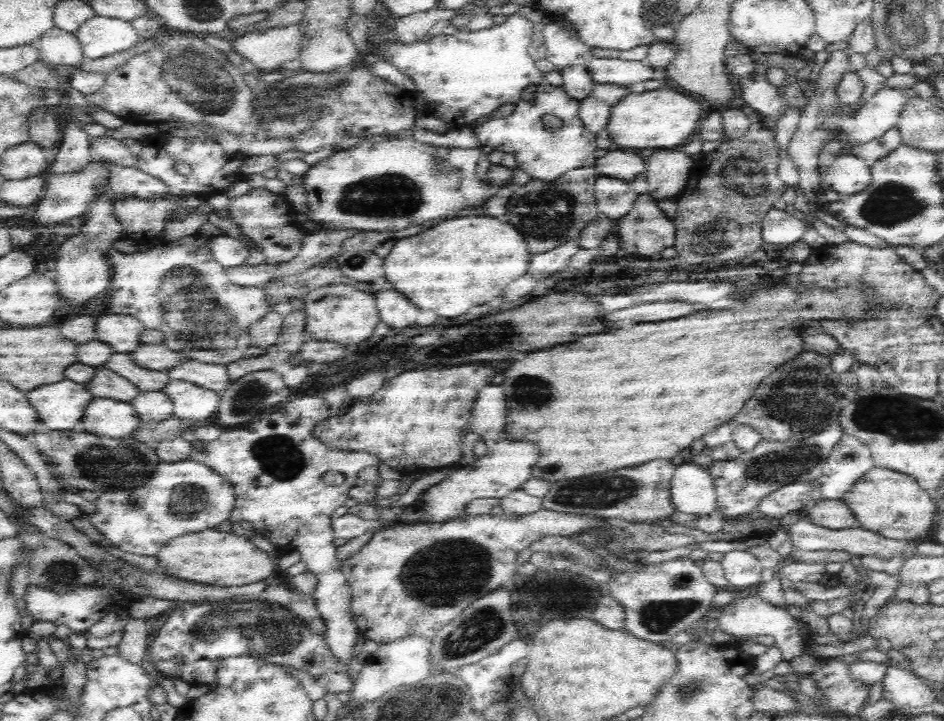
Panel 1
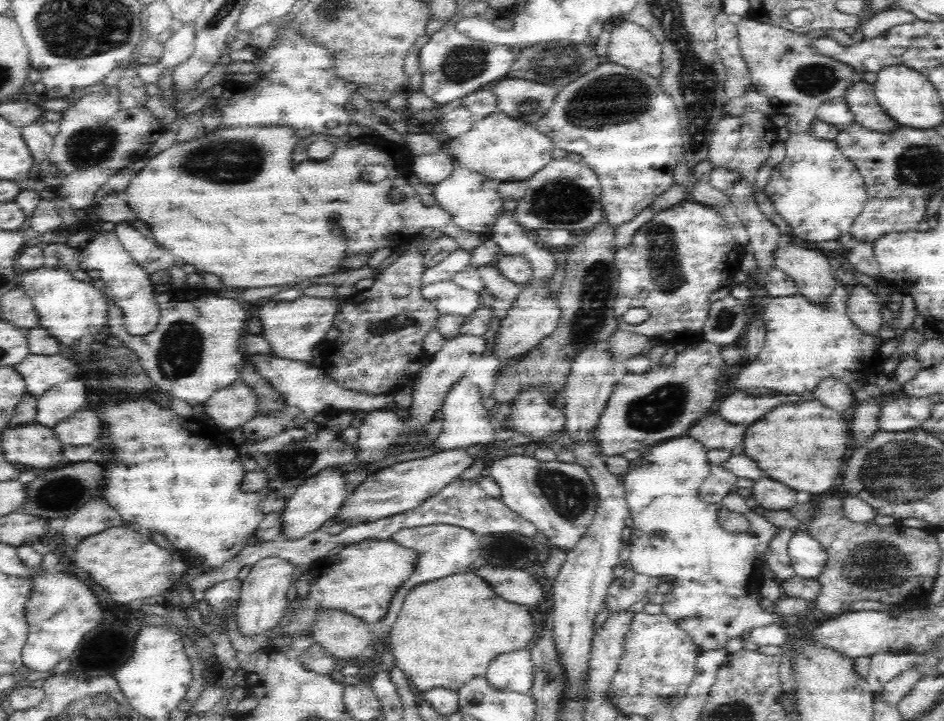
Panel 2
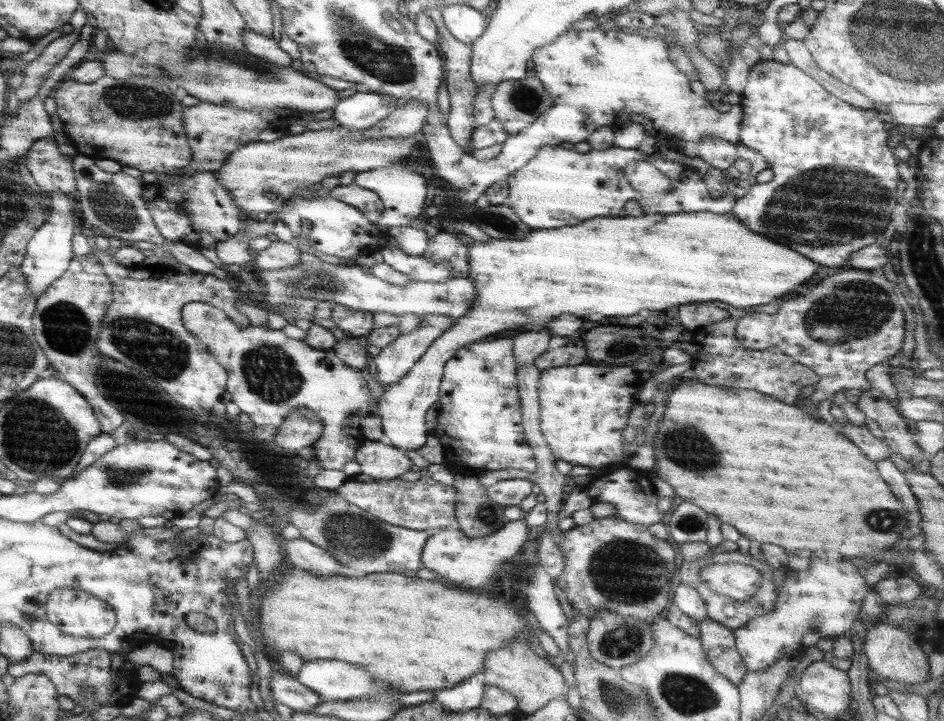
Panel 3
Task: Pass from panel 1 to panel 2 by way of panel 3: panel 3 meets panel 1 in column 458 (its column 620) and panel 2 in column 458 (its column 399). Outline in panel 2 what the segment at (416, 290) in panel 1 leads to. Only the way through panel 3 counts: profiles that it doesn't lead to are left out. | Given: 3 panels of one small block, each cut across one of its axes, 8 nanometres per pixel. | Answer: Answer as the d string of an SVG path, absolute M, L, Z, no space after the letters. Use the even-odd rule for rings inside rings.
M468 376L458 378L450 386L450 390L442 402L442 408L439 412L443 418L442 432L440 437L433 442L432 447L441 448L443 451L465 450L472 448L472 446L490 448L490 444L496 443L494 434L497 425L489 416L484 405L484 397L478 385L474 385Z

